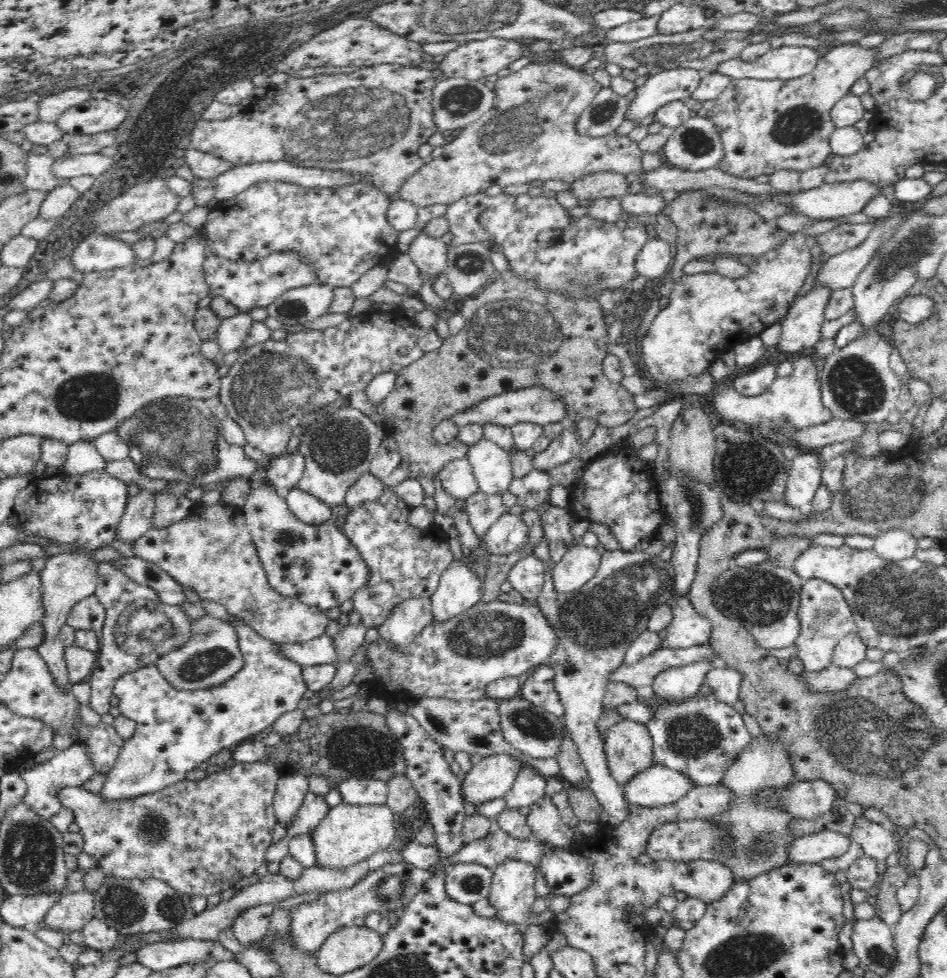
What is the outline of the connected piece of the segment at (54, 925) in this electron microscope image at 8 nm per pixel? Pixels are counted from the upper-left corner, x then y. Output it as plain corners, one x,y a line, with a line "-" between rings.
83,889
62,895
43,918
43,925
52,930
83,930
94,918
95,892

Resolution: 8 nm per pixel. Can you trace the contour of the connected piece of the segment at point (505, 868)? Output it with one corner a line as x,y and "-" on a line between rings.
516,859
508,860
494,870
488,899
490,904
496,907
498,919
508,924
516,923
522,928
528,925
544,925
554,919
554,915
544,914
539,916
531,912
536,900
536,893
534,893
536,874
537,868
531,863

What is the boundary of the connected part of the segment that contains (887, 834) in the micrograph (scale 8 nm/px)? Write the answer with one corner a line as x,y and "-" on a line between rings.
863,815
855,817
851,840
857,842
869,858
878,861
879,876
886,872
886,860
897,852
897,842
893,837
893,828
872,822

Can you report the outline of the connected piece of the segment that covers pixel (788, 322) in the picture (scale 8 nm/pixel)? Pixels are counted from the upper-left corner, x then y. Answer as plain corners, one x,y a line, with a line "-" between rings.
815,284
807,294
795,300
788,317
781,322
782,336
776,344
780,351
794,356
813,348
821,338
825,309
833,292

